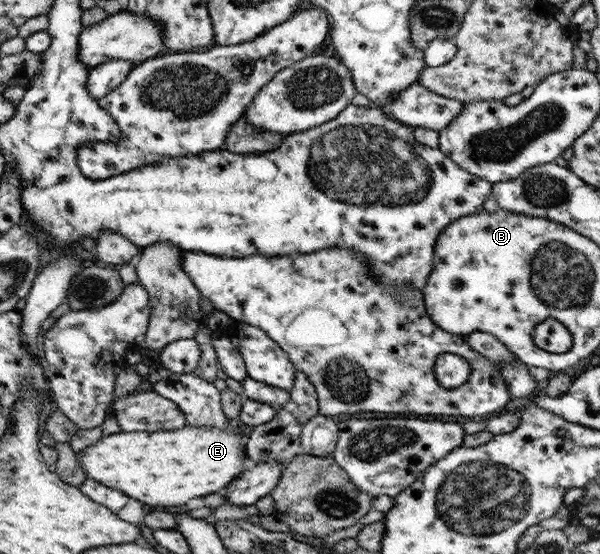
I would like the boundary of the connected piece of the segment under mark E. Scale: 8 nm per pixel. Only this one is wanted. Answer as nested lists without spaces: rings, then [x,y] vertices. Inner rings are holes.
[[[187,425],[181,429],[172,430],[172,432],[119,431],[114,435],[102,435],[96,443],[82,449],[78,453],[77,459],[86,478],[159,509],[184,505],[189,499],[202,498],[209,494],[221,492],[228,487],[240,475],[241,466],[248,459],[244,445],[241,445],[242,435],[240,429],[206,429]]]

